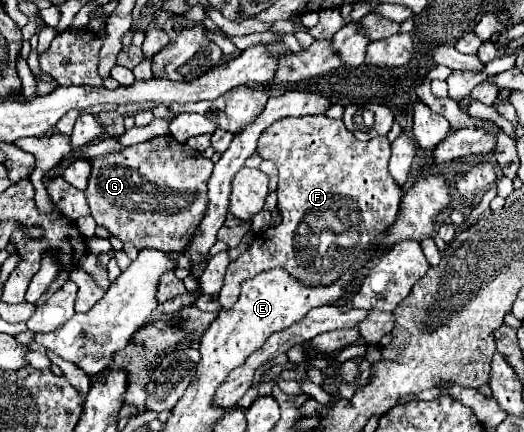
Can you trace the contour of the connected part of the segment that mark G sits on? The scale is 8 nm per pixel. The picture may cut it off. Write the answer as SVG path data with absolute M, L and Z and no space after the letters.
M155 136L147 142L89 160L91 176L85 198L97 226L107 228L123 244L181 252L207 210L207 182L213 162L173 136Z

